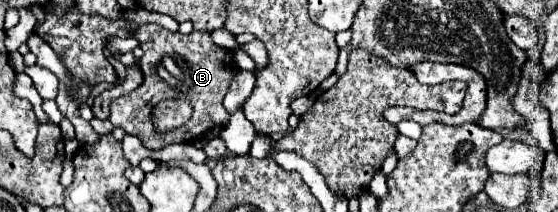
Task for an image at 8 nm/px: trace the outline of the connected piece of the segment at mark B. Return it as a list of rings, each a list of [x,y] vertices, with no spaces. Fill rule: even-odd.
[[[149,23],[143,25],[133,37],[139,39],[139,47],[145,53],[139,59],[145,81],[133,93],[123,95],[111,103],[109,121],[115,127],[123,127],[129,135],[139,137],[147,149],[163,149],[171,143],[195,141],[195,137],[207,133],[211,125],[223,125],[229,121],[229,113],[223,109],[223,97],[229,89],[231,77],[235,75],[235,63],[229,53],[223,55],[223,47],[213,45],[209,33],[203,31],[193,31],[191,35],[171,33],[161,25]],[[167,97],[189,97],[193,101],[195,113],[183,127],[161,135],[155,133],[151,125],[151,109],[153,105],[157,105]]]

